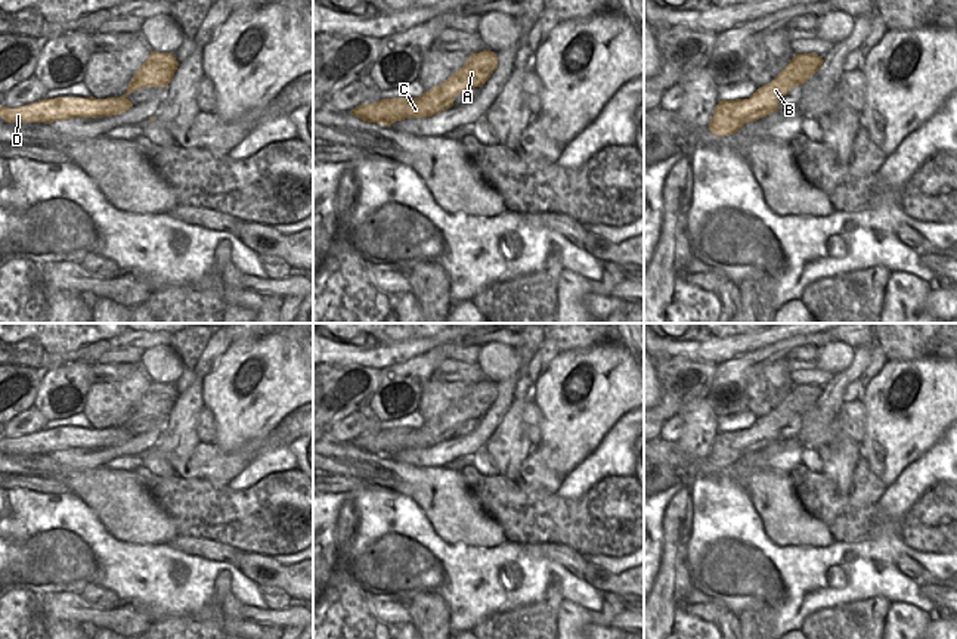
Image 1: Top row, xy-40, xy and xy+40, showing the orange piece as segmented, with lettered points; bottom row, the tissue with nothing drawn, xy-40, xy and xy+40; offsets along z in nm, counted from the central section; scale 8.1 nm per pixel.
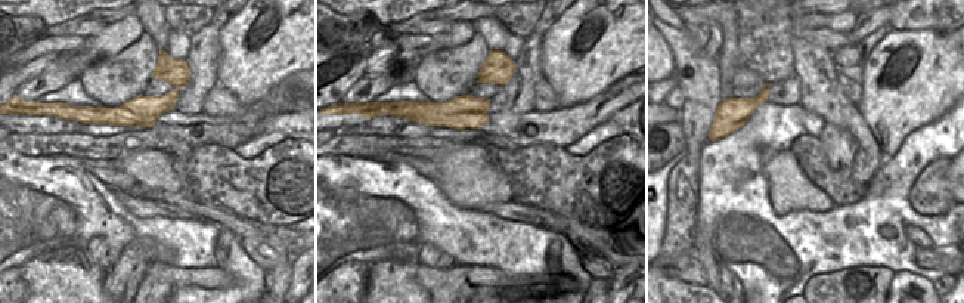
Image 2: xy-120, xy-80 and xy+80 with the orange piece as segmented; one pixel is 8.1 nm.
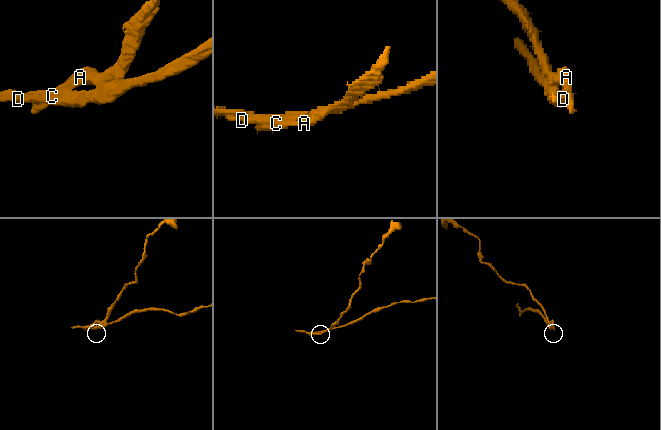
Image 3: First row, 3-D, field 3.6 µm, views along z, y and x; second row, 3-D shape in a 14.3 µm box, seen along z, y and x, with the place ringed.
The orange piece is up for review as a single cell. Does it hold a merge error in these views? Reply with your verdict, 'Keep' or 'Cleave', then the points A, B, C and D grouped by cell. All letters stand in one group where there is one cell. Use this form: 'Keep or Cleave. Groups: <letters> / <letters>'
Cleave. Groups: A B C / D

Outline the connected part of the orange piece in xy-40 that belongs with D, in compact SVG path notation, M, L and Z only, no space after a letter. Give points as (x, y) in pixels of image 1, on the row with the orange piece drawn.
M41 100L10 109L0 106L0 117L6 122L46 122L58 121L62 115L61 105L44 105Z

